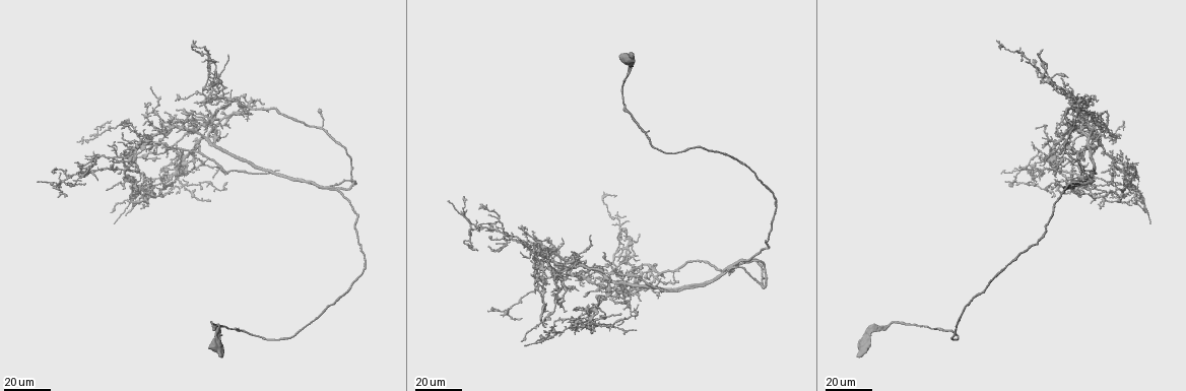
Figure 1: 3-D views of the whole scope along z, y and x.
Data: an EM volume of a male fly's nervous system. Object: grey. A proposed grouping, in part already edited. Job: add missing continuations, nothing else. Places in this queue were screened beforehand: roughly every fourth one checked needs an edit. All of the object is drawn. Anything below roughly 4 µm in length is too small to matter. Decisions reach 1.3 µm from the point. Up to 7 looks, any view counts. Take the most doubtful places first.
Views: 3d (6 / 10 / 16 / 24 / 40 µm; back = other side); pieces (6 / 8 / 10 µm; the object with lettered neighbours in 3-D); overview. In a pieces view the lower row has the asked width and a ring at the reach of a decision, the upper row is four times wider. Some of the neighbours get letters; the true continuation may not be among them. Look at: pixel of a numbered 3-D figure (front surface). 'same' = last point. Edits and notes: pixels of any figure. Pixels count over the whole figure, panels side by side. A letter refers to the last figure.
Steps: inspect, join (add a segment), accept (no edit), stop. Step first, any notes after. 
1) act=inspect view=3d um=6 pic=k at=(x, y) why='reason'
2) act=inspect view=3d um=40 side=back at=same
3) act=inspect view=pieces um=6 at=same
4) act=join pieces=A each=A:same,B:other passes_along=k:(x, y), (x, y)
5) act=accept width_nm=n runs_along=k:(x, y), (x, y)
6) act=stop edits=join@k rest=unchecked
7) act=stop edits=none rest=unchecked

act=inspect view=3d um=16 pic=1 at=(105, 191) why='branch stops here'

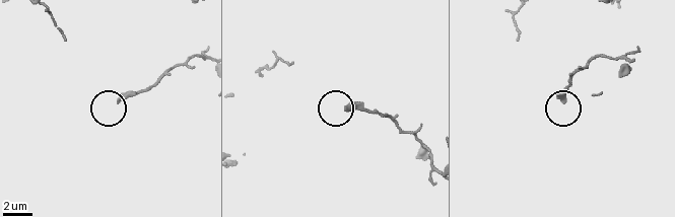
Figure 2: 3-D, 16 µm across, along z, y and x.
act=inspect view=pieces um=8 pic=2 at=(117, 99)

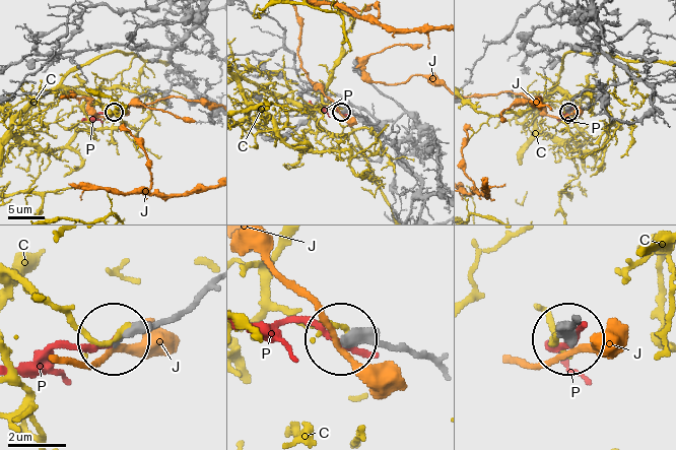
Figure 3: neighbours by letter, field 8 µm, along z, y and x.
act=accept each=C:other,J:other,P:other runs_along=3:(608, 54), (627, 80), (584, 90), (568, 111) found='none of them fits'

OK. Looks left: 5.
act=inspect view=3d um=16 pic=1 at=(532, 232)

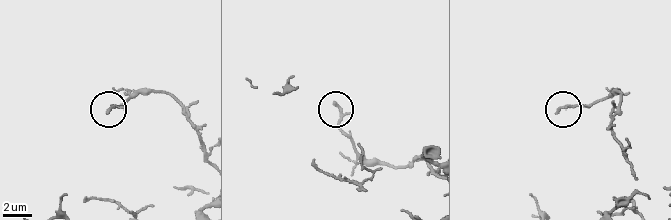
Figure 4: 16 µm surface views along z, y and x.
act=inspect view=pieces um=6 pic=4 at=(336, 103) why='see the neighbours'

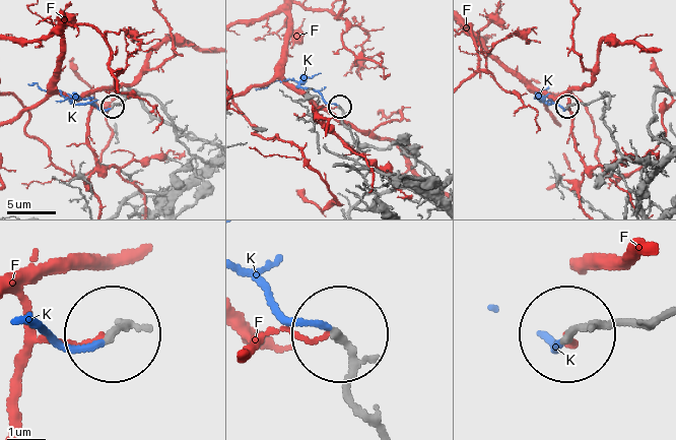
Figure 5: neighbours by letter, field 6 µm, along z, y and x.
act=join pieces=K each=F:other,K:same passes_along=5:(124, 100), (100, 109), (28, 84) found='it goes on there'

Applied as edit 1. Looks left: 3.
act=inspect view=overview

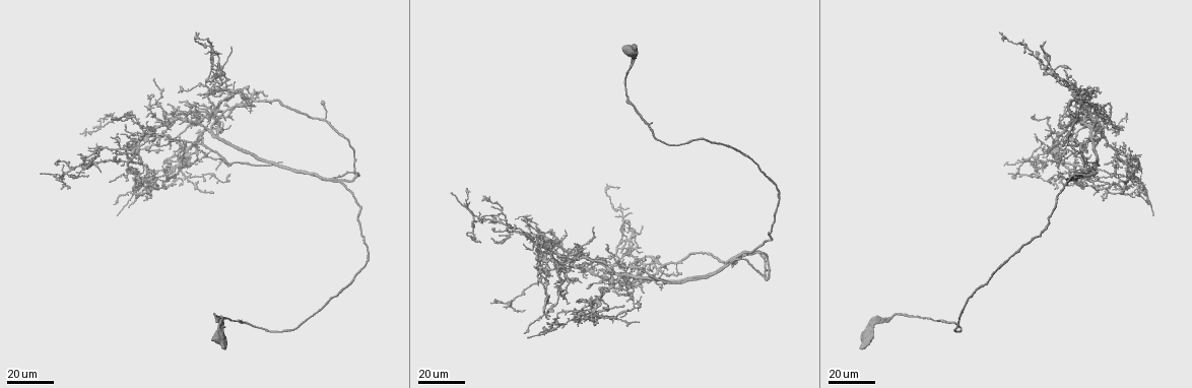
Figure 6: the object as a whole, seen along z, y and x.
act=inspect view=3d um=24 pic=6 at=(148, 121) why='thin end'

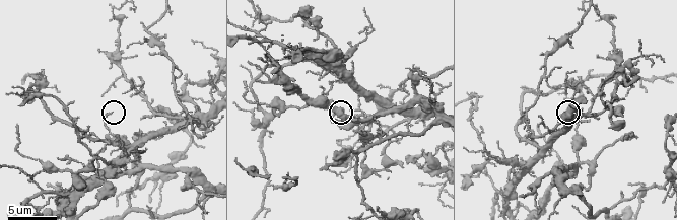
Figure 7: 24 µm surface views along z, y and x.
act=inspect view=pieces um=10 pic=7 at=(112, 113)

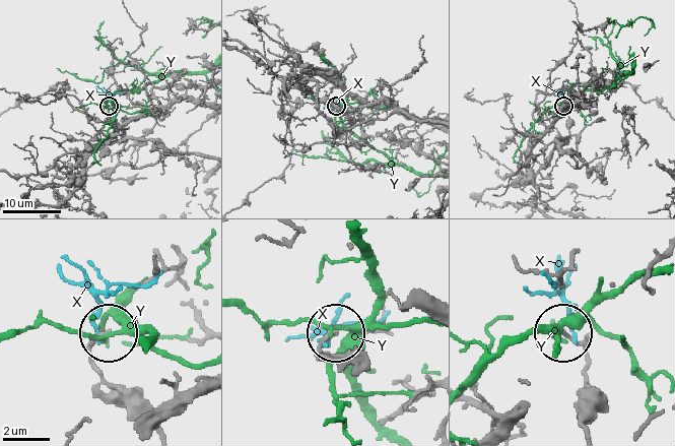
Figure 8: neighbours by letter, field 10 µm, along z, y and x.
act=accept each=X:other,Y:other runs_along=8:(586, 425), (586, 355), (564, 333) found='no lettered segment goes on from it'

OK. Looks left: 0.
act=stop edits=join@5 rest=unchecked

